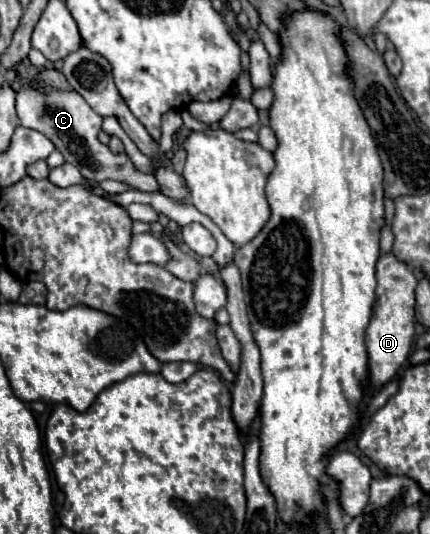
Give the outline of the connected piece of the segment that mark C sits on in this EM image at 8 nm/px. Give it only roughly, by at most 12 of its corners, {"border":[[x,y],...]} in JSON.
{"border":[[76,91],[16,95],[20,125],[44,133],[84,179],[158,191],[98,141],[102,117]]}

